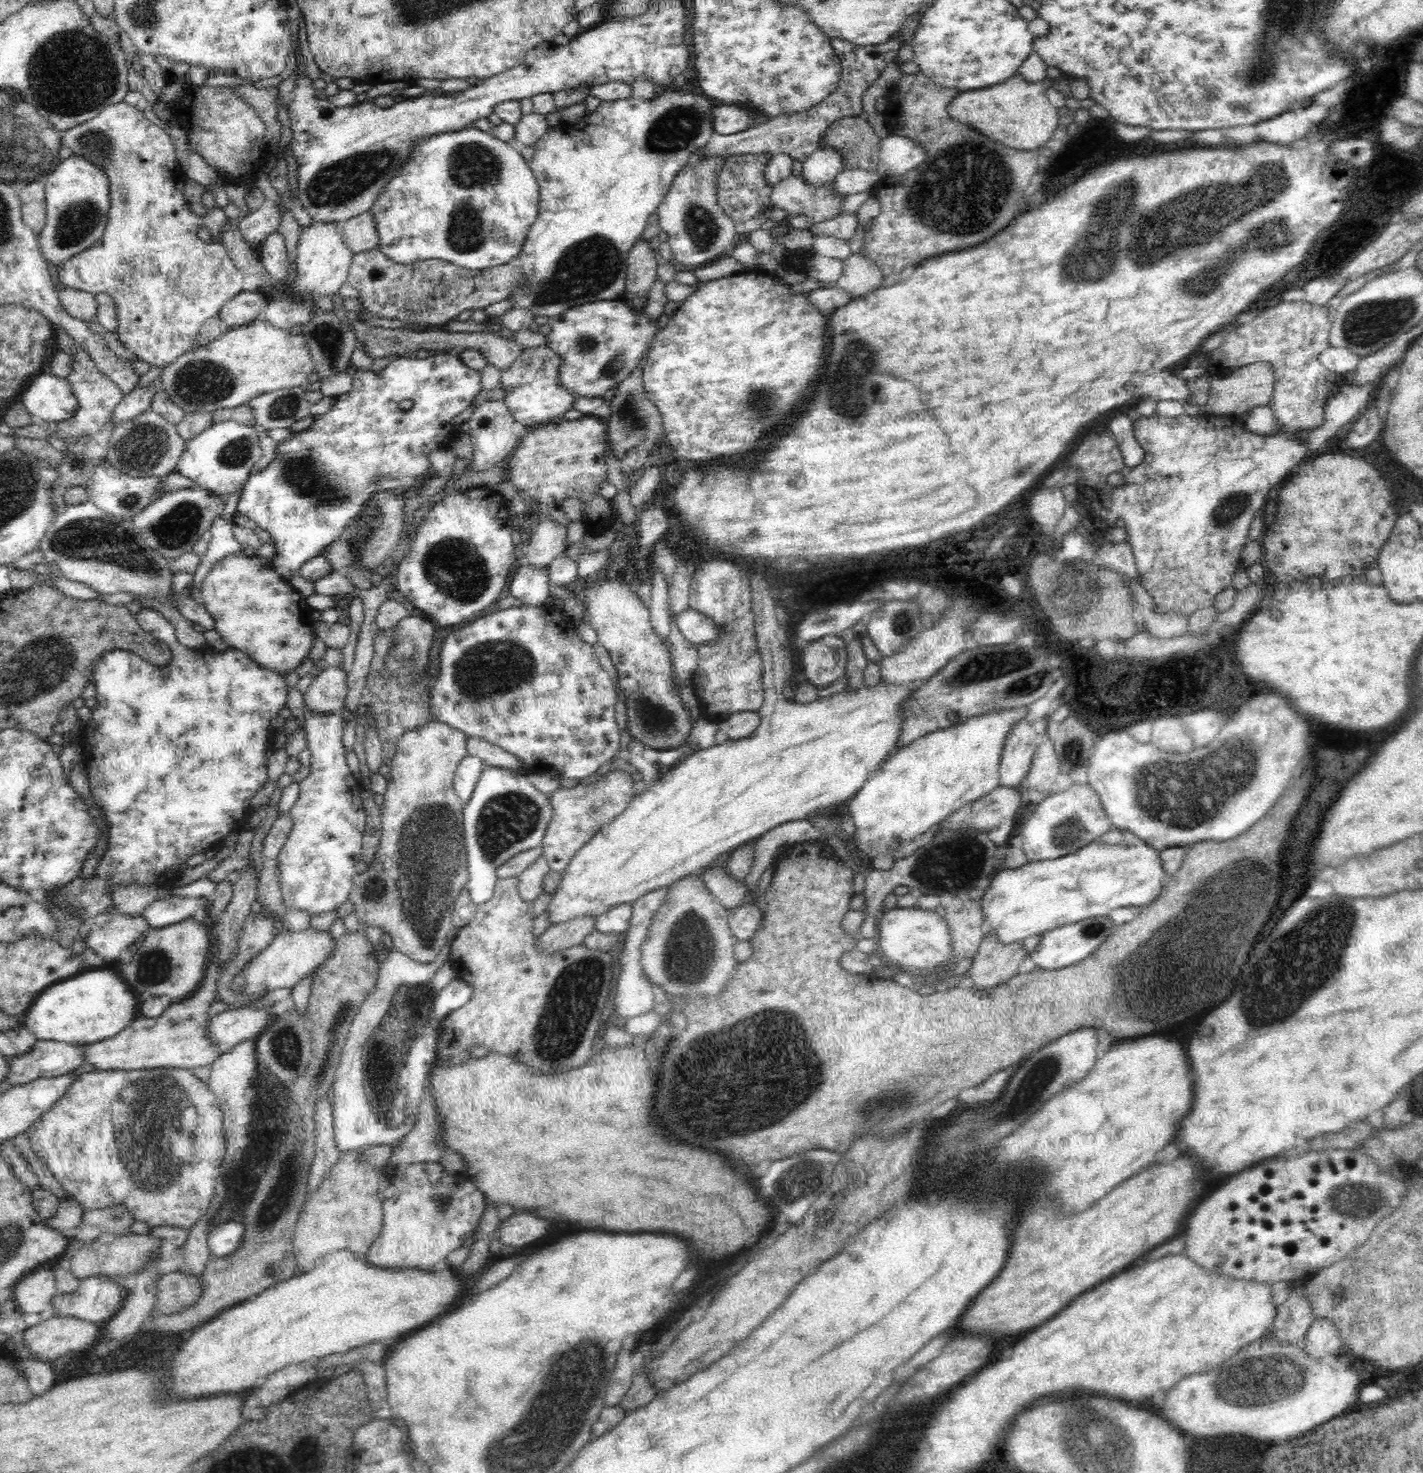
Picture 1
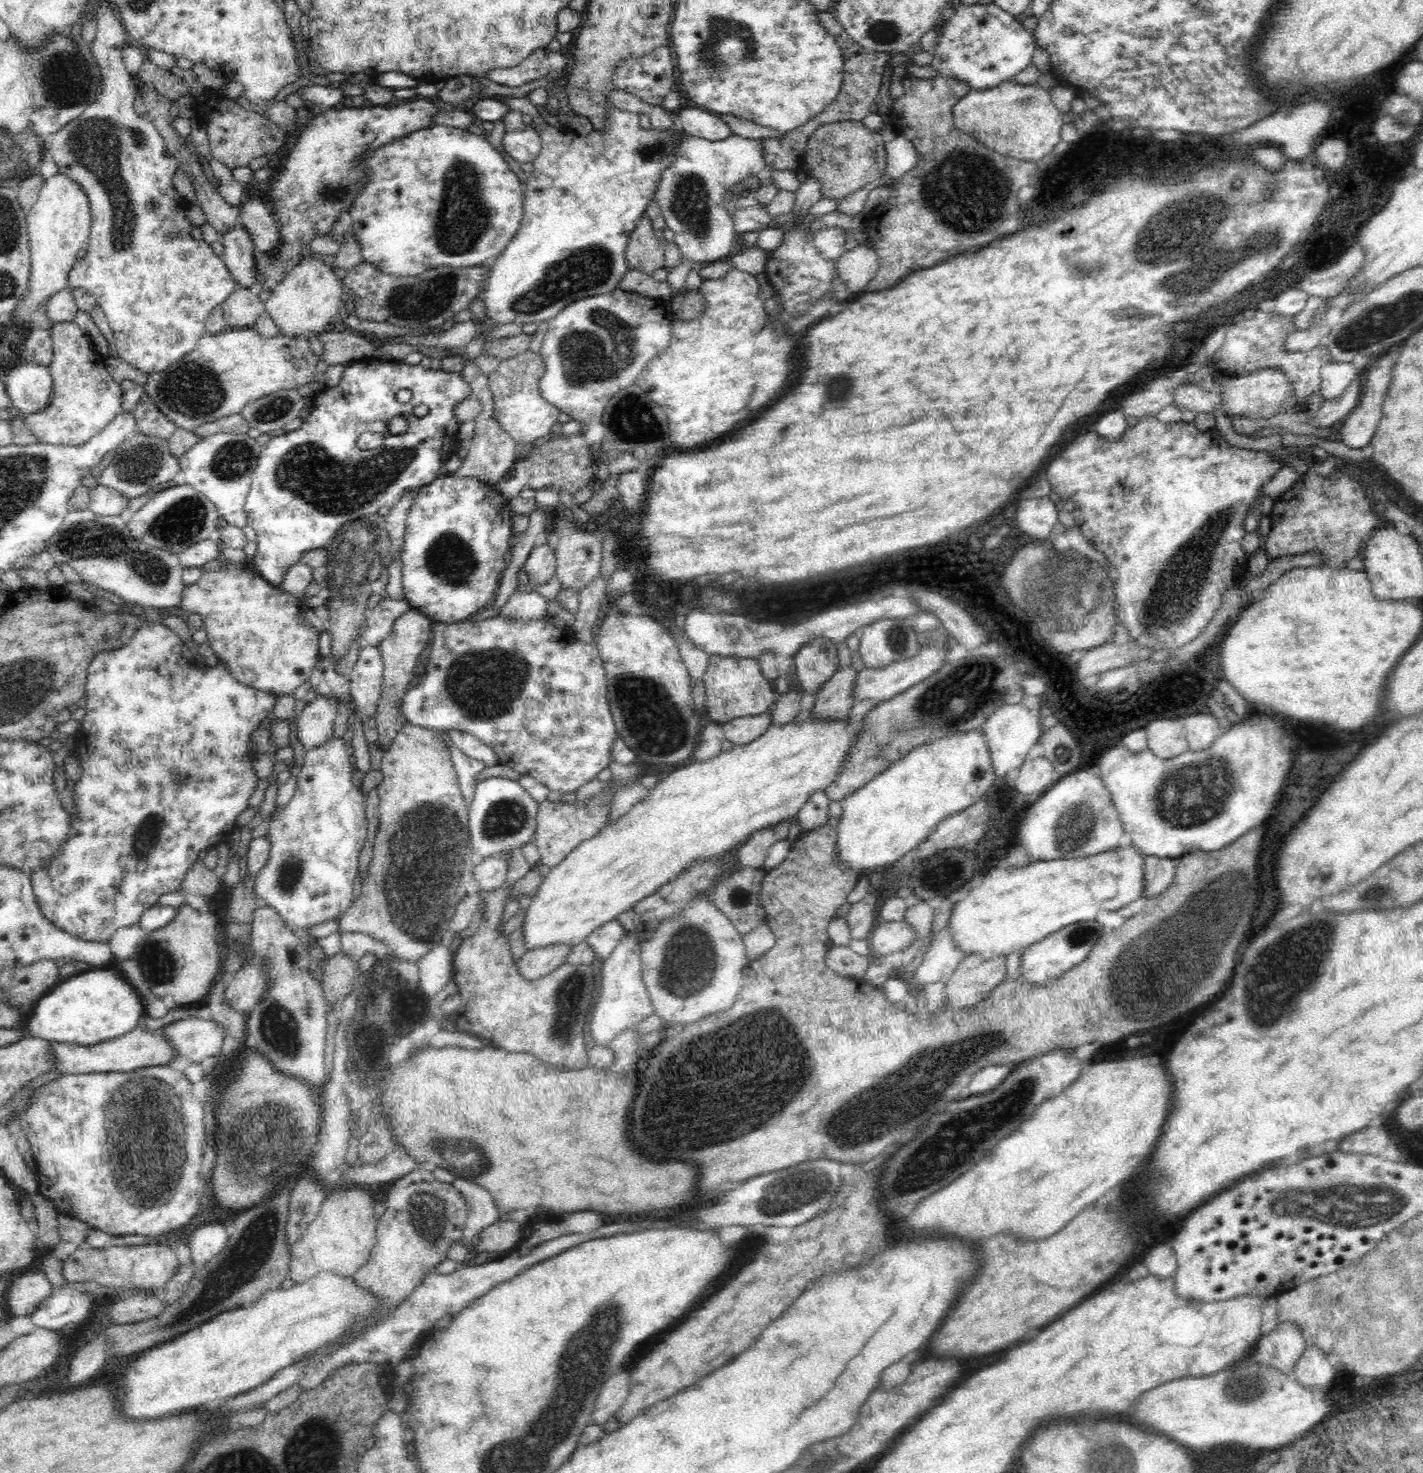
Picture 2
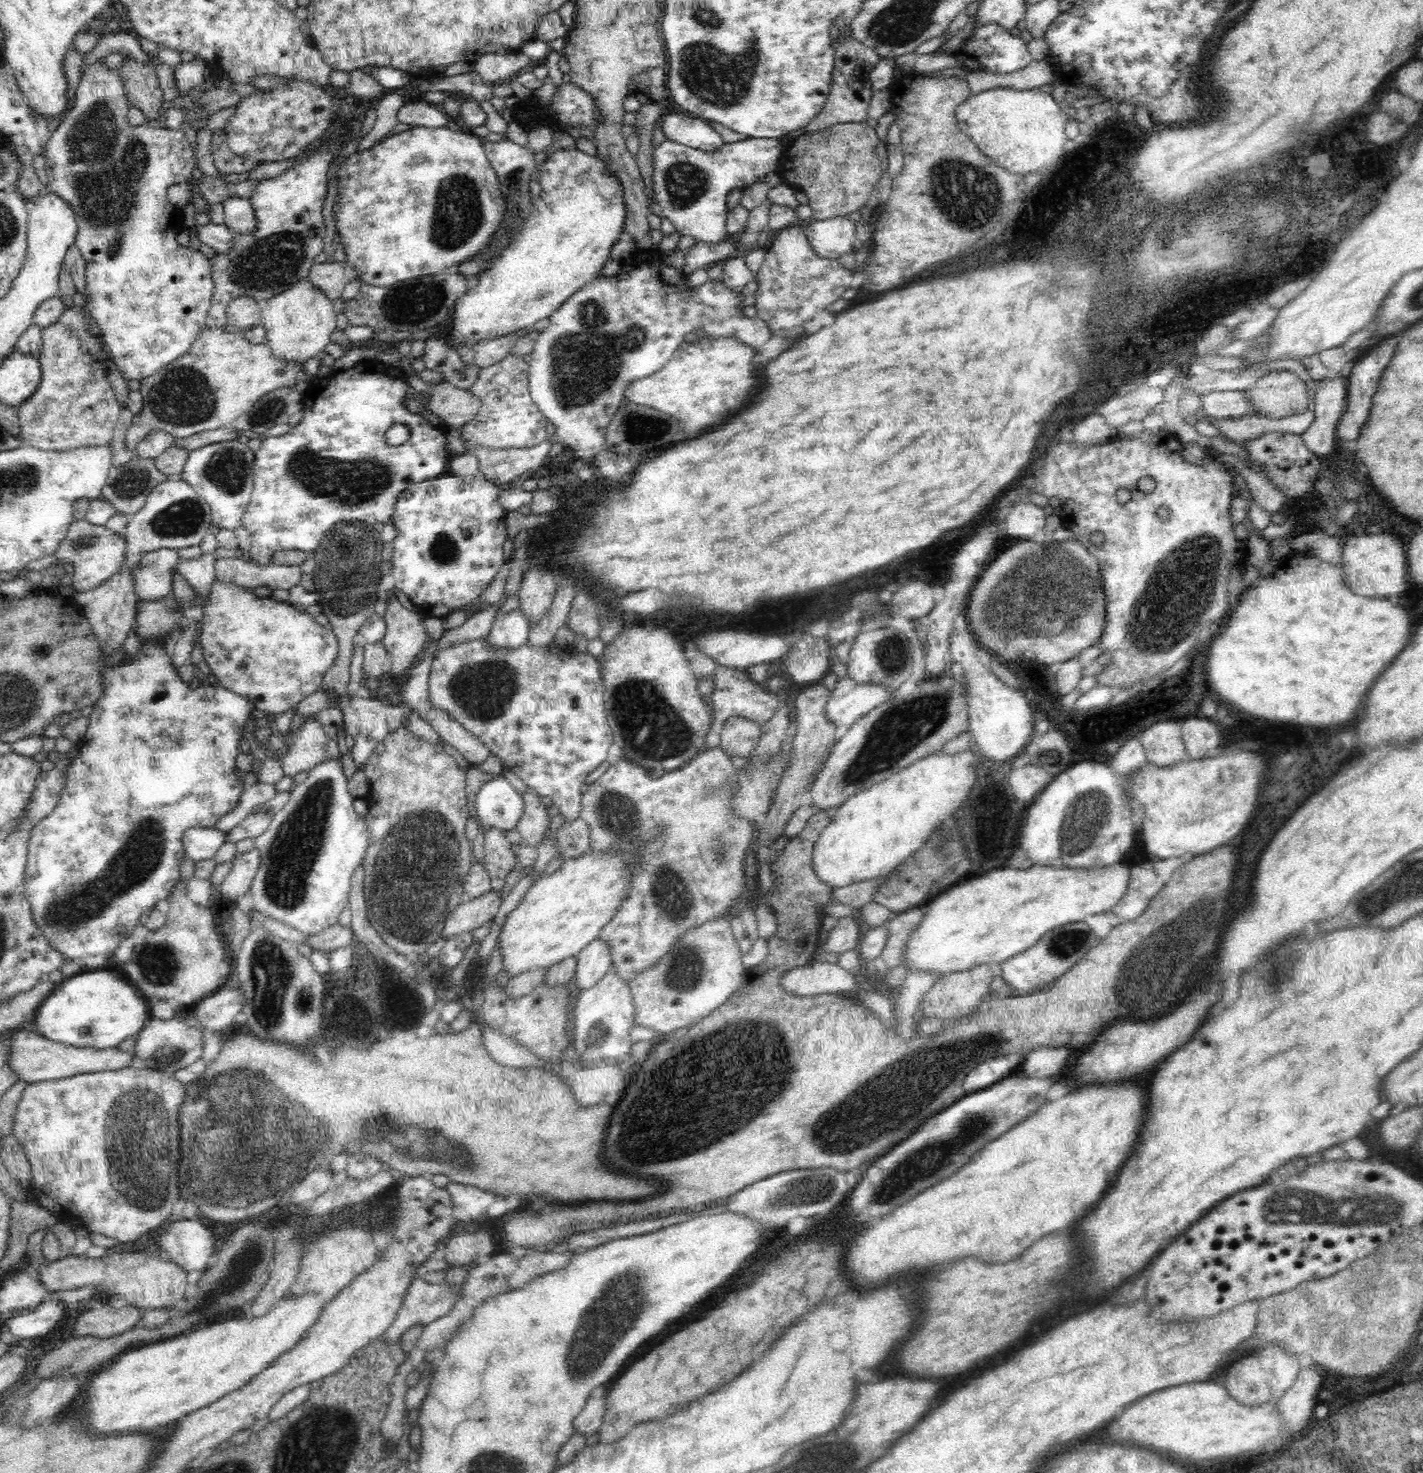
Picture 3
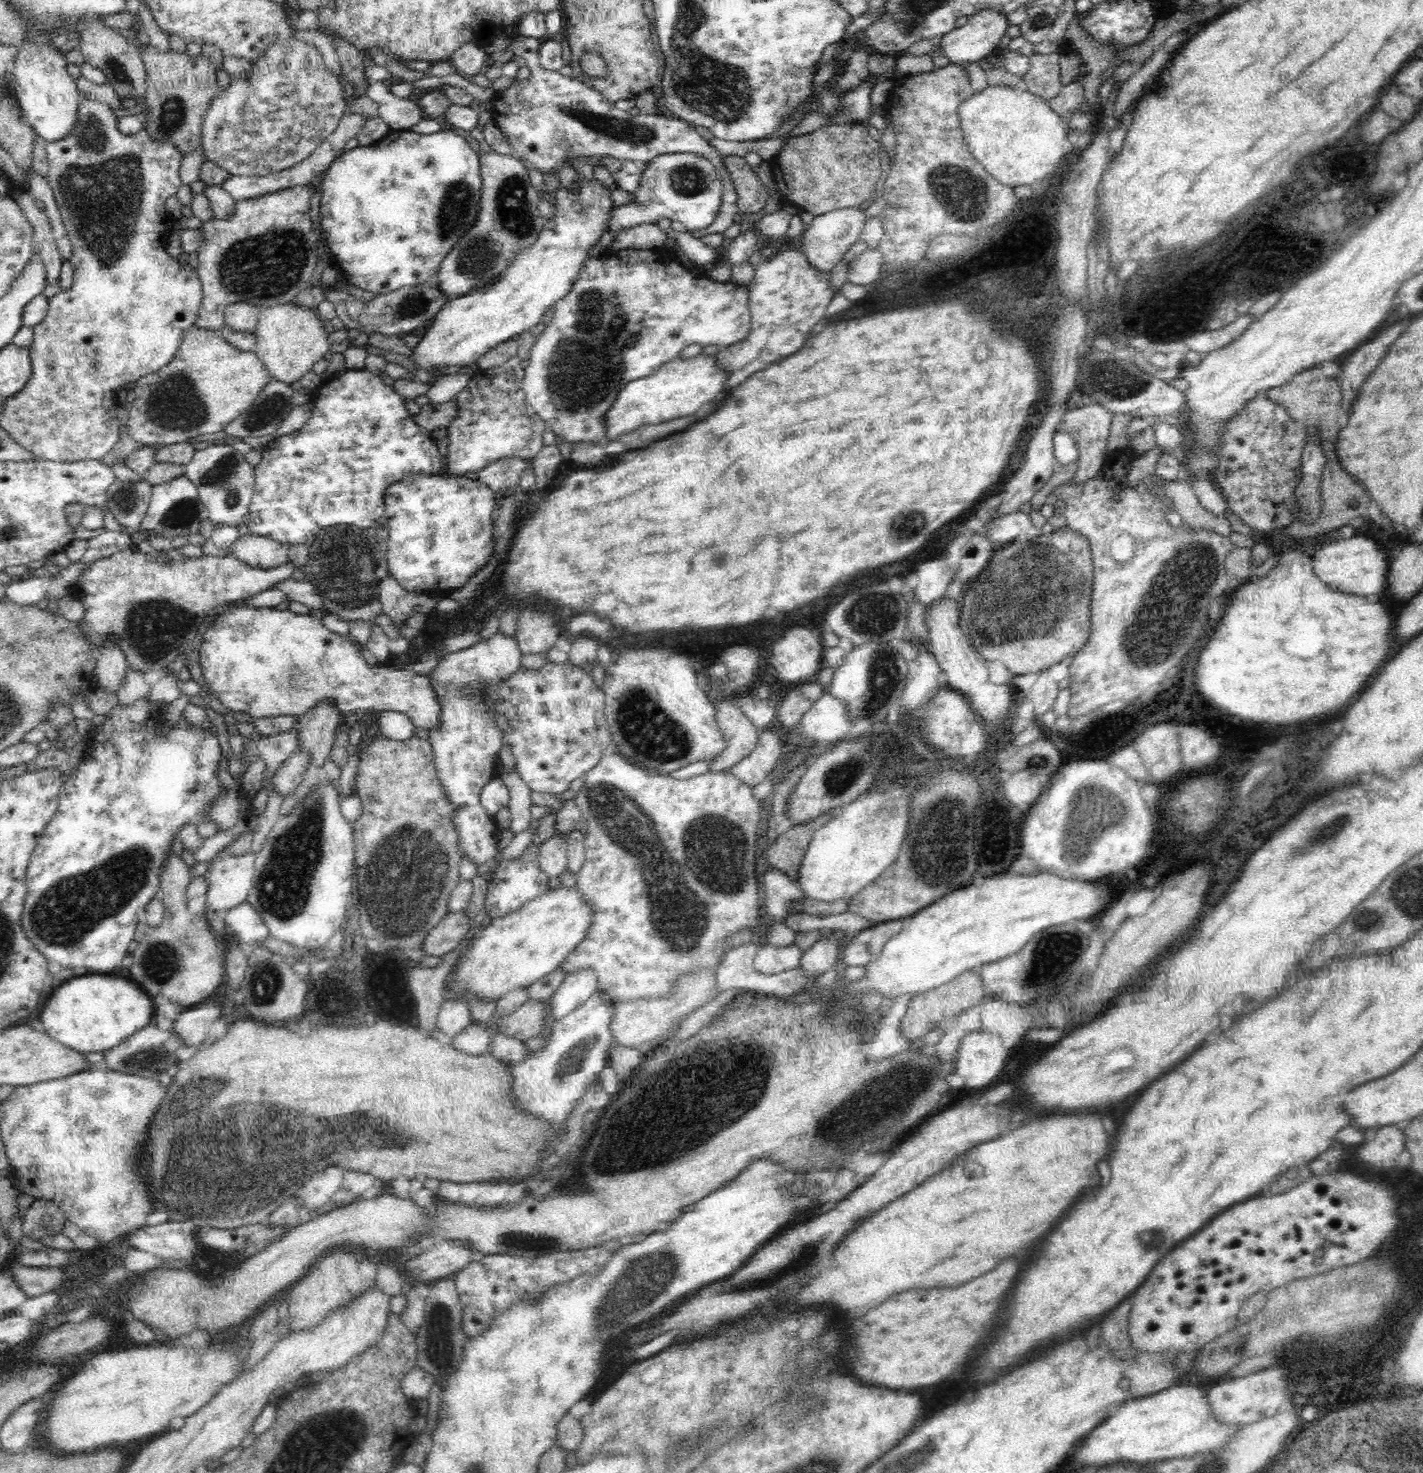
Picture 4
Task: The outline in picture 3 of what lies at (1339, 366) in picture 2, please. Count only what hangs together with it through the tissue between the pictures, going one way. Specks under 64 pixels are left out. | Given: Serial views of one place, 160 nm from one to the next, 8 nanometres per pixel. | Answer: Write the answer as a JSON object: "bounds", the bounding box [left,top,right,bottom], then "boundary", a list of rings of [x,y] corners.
{"bounds":[1301,376,1347,458],"boundary":[[[1339,376],[1336,379],[1326,380],[1319,390],[1315,392],[1315,396],[1315,403],[1311,406],[1314,411],[1315,421],[1306,429],[1306,432],[1301,434],[1301,437],[1306,448],[1316,458],[1324,458],[1324,456],[1328,456],[1334,450],[1337,424],[1347,404],[1347,377]]]}

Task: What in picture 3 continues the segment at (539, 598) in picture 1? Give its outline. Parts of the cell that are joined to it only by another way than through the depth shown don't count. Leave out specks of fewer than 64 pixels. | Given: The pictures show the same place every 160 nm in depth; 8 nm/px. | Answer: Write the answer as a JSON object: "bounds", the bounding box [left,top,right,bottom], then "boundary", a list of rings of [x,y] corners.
{"bounds":[485,610,530,648],"boundary":[[[514,610],[495,620],[490,632],[485,637],[487,646],[495,648],[519,648],[527,642],[530,623],[522,611]]]}

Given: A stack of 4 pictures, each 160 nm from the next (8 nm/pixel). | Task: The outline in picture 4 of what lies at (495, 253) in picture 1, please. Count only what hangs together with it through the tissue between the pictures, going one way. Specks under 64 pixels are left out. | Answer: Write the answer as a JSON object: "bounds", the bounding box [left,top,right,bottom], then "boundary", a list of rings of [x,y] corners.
{"bounds":[320,127,482,294],"boundary":[[[445,127],[443,130],[432,134],[419,134],[412,130],[391,131],[383,139],[369,146],[354,148],[343,153],[330,164],[325,171],[324,180],[320,184],[320,226],[324,230],[324,236],[328,241],[328,254],[331,256],[338,273],[345,276],[345,282],[374,292],[384,294],[398,290],[402,286],[416,286],[417,284],[429,283],[435,278],[441,262],[446,258],[448,252],[458,244],[456,240],[468,230],[468,226],[477,219],[479,209],[479,198],[482,190],[482,174],[480,173],[480,161],[476,145],[467,135],[455,129]]]}

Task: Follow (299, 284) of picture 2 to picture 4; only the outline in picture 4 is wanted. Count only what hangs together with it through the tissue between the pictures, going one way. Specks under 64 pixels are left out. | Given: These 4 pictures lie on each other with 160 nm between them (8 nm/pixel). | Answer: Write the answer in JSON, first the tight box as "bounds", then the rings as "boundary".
{"bounds":[254,302,331,385],"boundary":[[[284,302],[278,306],[268,306],[266,308],[261,307],[259,320],[254,332],[256,335],[254,351],[274,380],[291,385],[311,370],[315,362],[318,362],[321,358],[324,359],[324,354],[328,352],[331,344],[328,343],[329,333],[324,329],[323,322],[324,320],[320,319],[316,307],[296,306],[293,302]]]}

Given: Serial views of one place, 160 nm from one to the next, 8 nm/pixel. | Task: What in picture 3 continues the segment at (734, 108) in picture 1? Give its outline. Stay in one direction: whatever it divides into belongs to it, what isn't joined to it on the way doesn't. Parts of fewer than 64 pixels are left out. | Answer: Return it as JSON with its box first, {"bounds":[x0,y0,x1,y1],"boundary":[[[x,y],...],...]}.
{"bounds":[660,113,725,153],"boundary":[[[687,113],[664,115],[660,122],[664,136],[680,145],[714,153],[725,144],[708,122]]]}

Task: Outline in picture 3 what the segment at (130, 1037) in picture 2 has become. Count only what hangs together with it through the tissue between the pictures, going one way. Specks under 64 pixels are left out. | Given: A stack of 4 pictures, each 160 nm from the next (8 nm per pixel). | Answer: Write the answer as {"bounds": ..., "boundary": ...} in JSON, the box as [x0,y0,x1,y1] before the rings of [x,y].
{"bounds":[7,1030,133,1084],"boundary":[[[20,1030],[8,1038],[9,1057],[7,1065],[18,1075],[18,1080],[28,1084],[71,1078],[78,1074],[96,1073],[99,1071],[122,1070],[128,1067],[133,1059],[130,1050],[108,1048],[98,1050],[94,1048],[78,1048],[63,1045],[44,1038],[38,1032]]]}

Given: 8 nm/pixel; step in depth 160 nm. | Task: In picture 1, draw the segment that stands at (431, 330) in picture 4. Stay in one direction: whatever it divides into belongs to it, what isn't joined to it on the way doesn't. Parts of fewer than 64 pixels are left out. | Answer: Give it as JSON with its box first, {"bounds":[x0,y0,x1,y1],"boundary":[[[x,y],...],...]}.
{"bounds":[508,85,717,318],"boundary":[[[674,85],[670,88],[656,92],[656,96],[651,101],[642,101],[637,97],[618,98],[618,100],[602,100],[594,111],[589,111],[584,118],[577,124],[559,125],[550,127],[534,146],[534,157],[529,161],[529,167],[534,173],[536,183],[540,187],[540,202],[537,219],[530,226],[522,252],[518,254],[518,263],[521,268],[521,283],[514,293],[508,297],[511,300],[511,308],[528,309],[534,316],[547,316],[548,318],[557,317],[565,310],[575,306],[596,302],[599,300],[616,300],[623,297],[627,281],[626,258],[635,242],[641,237],[646,228],[649,216],[657,210],[658,205],[663,201],[676,178],[676,174],[688,164],[690,158],[702,149],[712,138],[714,131],[714,119],[712,110],[717,101],[706,98],[702,93],[694,94],[682,87],[675,89]]]}

